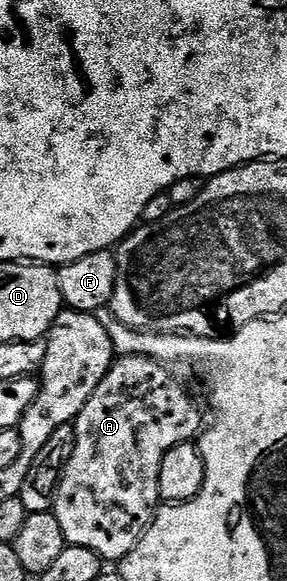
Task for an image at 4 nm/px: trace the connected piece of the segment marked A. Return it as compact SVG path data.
M143 354L117 357L74 423L74 456L70 456L64 475L60 477L54 513L58 524L62 524L67 545L90 548L108 564L119 564L139 544L156 519L156 511L162 505L162 462L168 450L193 441L202 430L199 404L164 366L167 365L163 361Z

